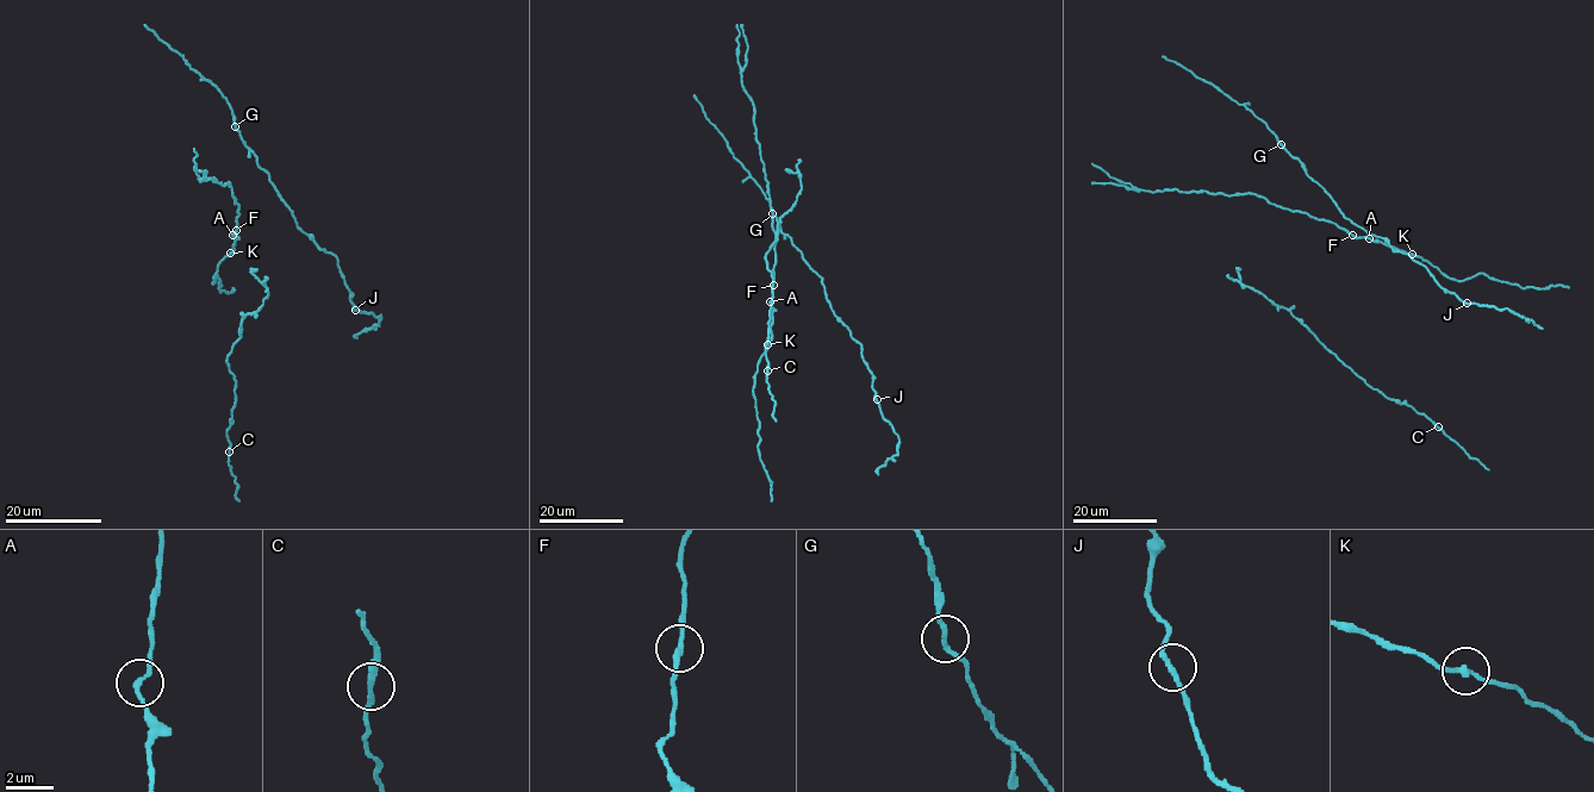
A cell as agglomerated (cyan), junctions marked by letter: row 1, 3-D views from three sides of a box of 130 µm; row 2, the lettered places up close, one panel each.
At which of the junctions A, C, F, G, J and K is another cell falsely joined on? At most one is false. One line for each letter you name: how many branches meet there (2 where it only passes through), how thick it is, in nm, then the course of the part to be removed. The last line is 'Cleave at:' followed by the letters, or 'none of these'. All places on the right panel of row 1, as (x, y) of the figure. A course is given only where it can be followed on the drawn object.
Cleave at: none of these

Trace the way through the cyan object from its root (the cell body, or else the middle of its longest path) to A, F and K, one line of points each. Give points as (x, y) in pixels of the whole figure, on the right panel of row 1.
A: (1269, 204), (1331, 222), (1355, 237), (1369, 238)
F: (1269, 204), (1331, 222), (1352, 235)
K: (1269, 204), (1331, 222), (1355, 237), (1368, 237), (1412, 254)

